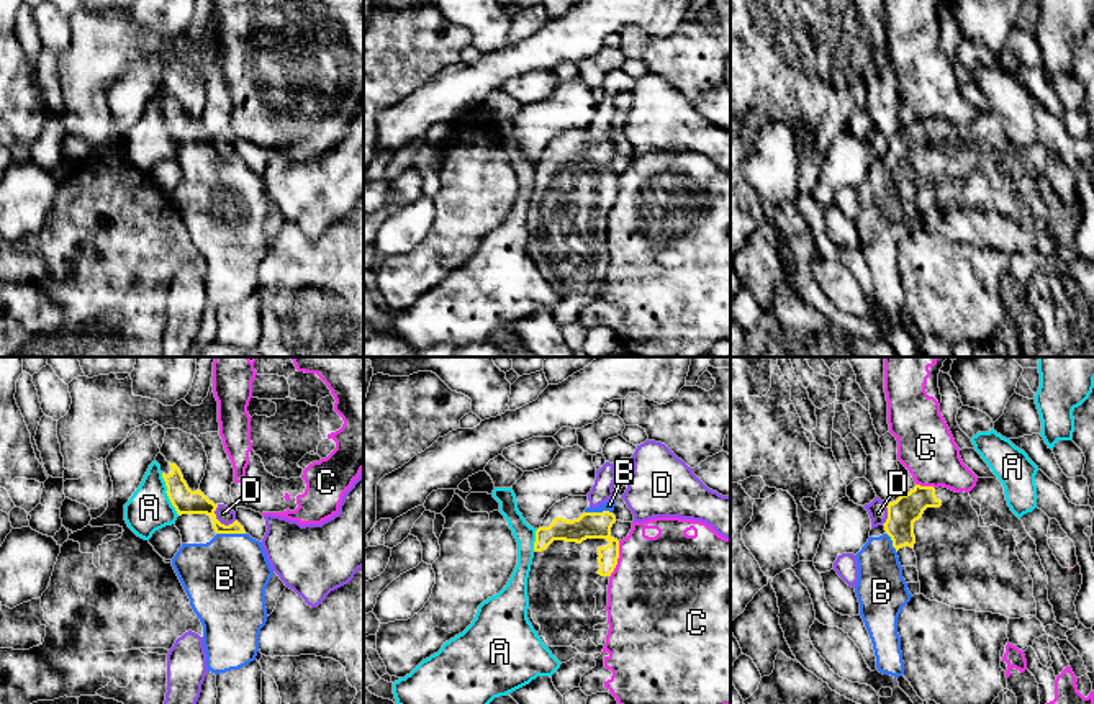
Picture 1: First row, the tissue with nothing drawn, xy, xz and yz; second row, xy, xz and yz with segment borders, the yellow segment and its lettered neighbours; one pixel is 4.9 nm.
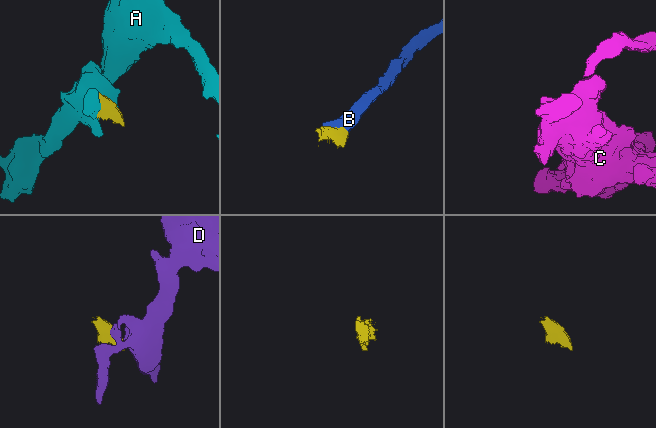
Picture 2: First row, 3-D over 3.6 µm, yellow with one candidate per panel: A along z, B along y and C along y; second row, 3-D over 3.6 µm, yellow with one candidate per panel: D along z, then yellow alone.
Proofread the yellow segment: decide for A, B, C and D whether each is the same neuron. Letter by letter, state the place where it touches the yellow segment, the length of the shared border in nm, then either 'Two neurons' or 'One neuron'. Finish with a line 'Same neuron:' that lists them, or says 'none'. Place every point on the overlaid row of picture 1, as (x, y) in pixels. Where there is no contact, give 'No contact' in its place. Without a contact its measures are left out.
A: Touches yellow at xy (167, 495). Shared border 220 nm. Two neurons
B: Touches yellow at xy (231, 532). Shared border 140 nm. One neuron
C: Touches yellow at xz (618, 557). Shared border 190 nm. Two neurons
D: Touches yellow at xy (216, 519). Shared border 130 nm. Two neurons
Same neuron: B

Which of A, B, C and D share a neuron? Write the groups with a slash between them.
A / B / C / D

